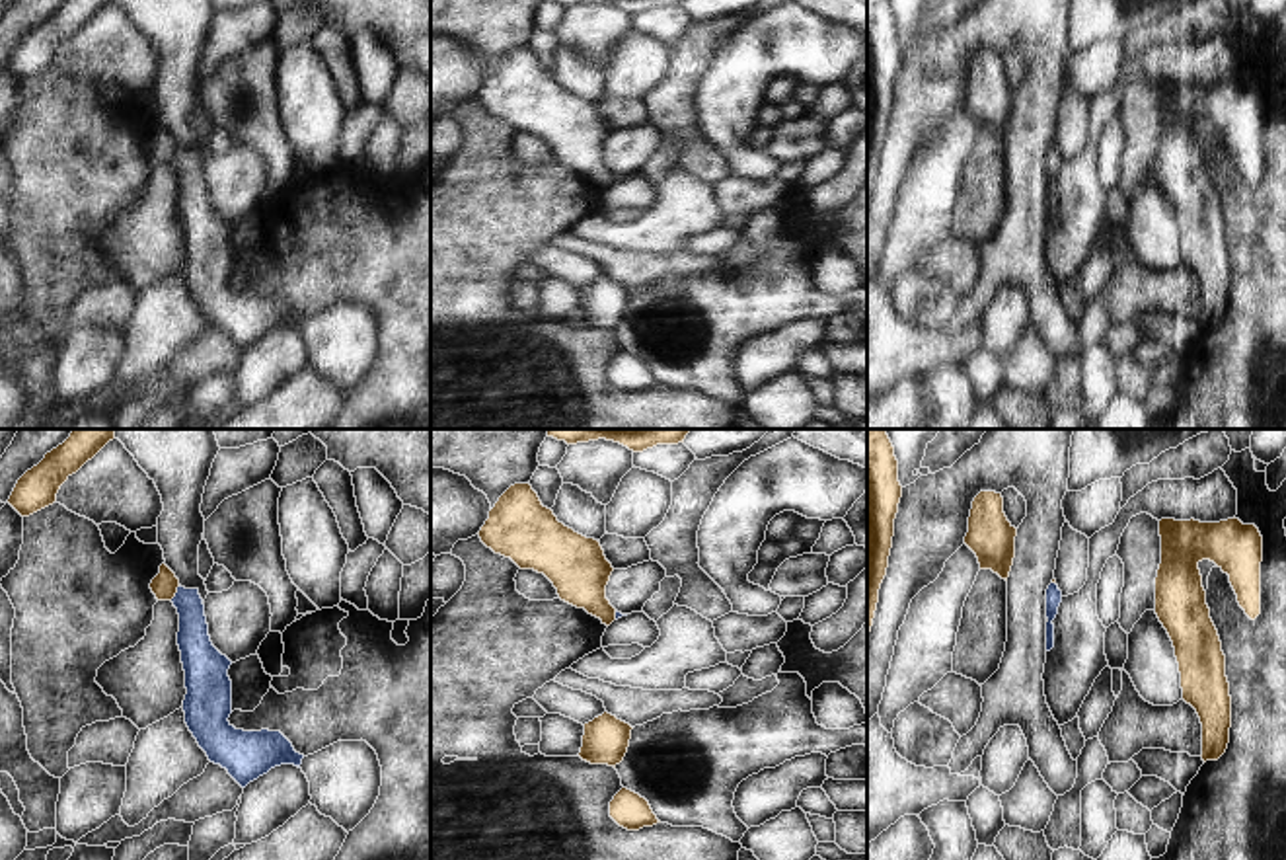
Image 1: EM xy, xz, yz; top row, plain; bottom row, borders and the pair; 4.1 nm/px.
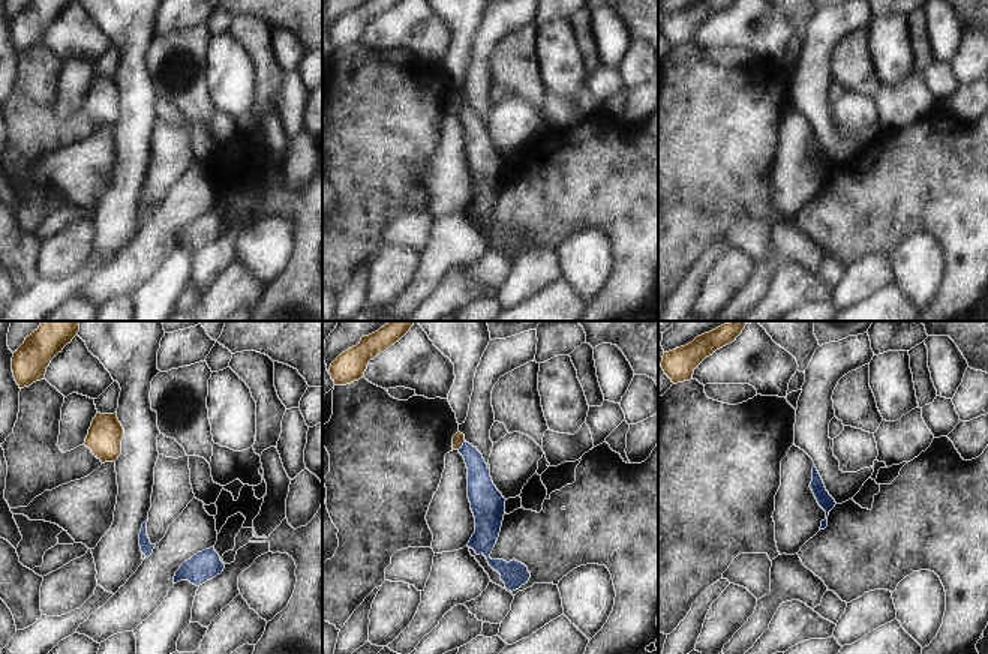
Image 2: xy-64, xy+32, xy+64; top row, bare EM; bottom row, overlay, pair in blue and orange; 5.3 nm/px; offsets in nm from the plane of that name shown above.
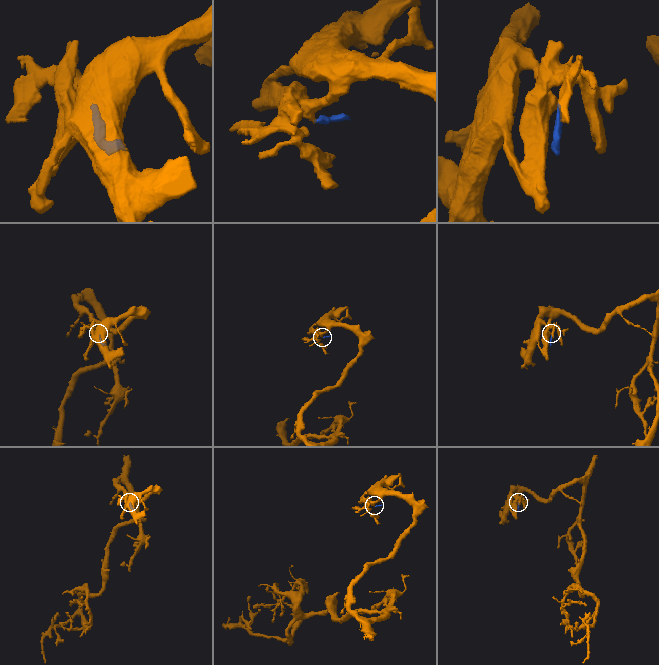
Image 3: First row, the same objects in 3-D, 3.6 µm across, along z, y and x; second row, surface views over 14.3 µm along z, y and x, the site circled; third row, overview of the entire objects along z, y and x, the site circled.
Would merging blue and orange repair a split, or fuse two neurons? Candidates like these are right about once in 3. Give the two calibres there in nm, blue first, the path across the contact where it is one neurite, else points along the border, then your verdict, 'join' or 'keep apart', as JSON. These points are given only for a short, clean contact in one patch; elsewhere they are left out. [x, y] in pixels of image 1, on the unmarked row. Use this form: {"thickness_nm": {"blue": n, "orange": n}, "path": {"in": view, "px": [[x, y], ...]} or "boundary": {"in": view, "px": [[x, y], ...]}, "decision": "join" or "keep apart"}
{"thickness_nm": {"blue": 140, "orange": 110}, "boundary": {"in": "xy", "px": [[180, 149], [170, 162]]}, "decision": "keep apart"}

